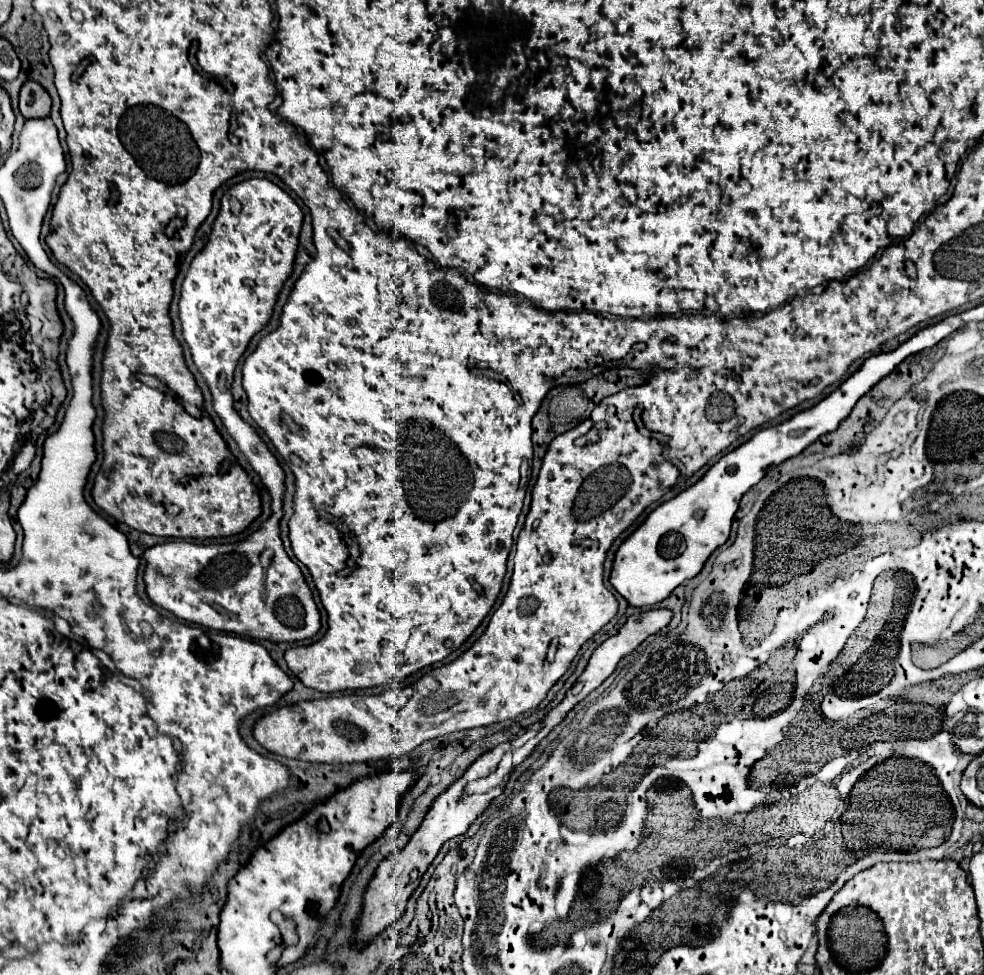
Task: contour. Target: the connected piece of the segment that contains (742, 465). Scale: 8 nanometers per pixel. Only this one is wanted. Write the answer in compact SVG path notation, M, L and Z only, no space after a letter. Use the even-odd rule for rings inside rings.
M960 314L948 316L938 324L926 326L916 332L910 340L900 344L892 352L882 352L870 356L840 388L836 388L830 396L826 396L816 406L794 414L786 422L764 428L756 432L748 442L738 446L736 450L722 456L702 480L698 480L688 490L680 492L678 496L670 498L668 502L660 504L618 548L610 582L612 586L628 600L630 606L654 606L666 600L676 586L684 584L686 580L694 578L708 556L728 540L732 518L738 510L740 498L748 492L754 484L762 480L770 466L778 466L780 462L798 456L808 444L818 440L822 434L834 432L852 412L854 404L860 396L864 396L876 382L888 376L904 358L938 344L942 338L948 338L952 332L962 328L966 322ZM680 536L686 542L686 550L680 550Z

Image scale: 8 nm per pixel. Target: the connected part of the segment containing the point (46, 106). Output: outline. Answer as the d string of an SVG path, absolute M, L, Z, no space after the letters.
M28 80L20 90L20 112L28 118L46 118L50 114L52 100L48 92L34 80Z

